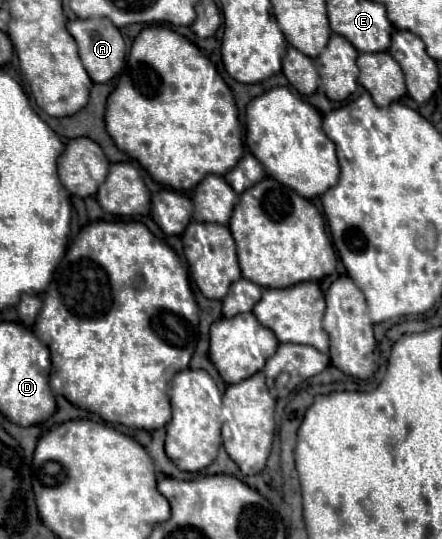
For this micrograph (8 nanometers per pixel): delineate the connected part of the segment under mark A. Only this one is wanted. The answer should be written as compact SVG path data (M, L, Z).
M89 17L89 19L75 19L67 23L69 33L75 37L79 45L79 57L89 73L89 77L95 83L107 83L113 79L125 61L125 41L119 33L119 29L107 19L107 17Z

